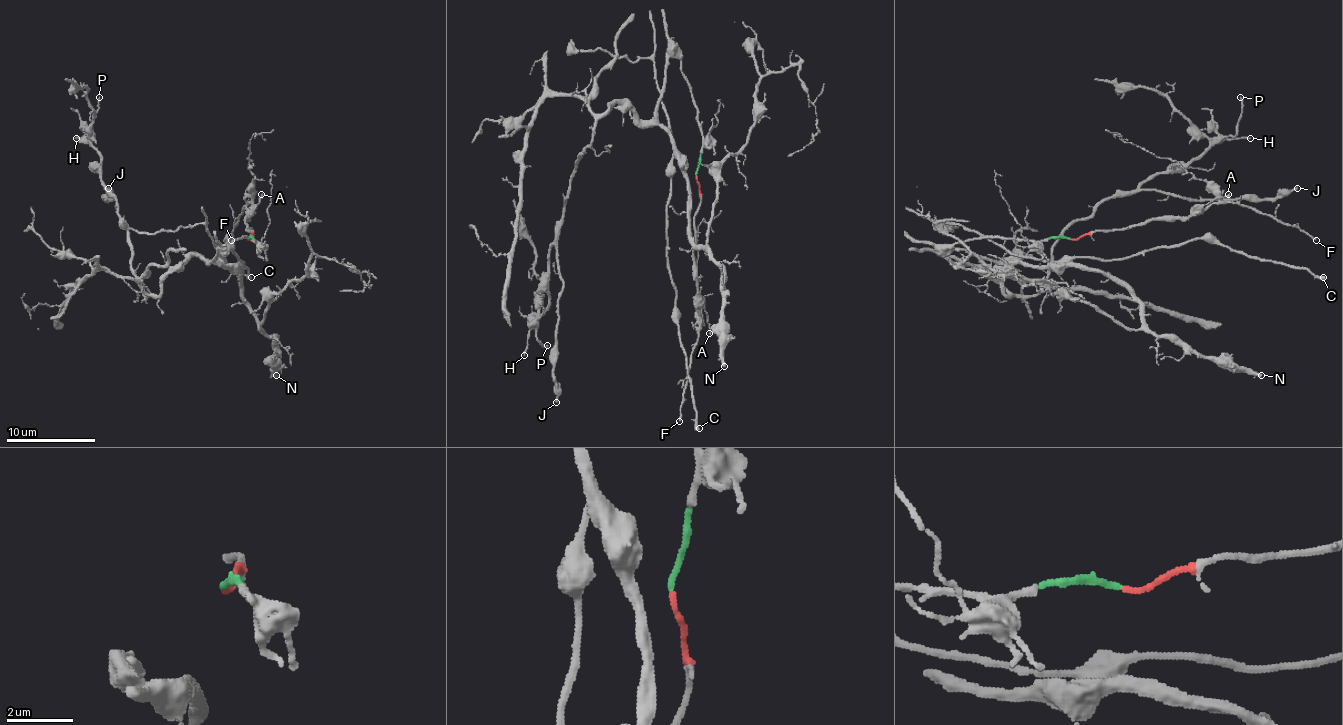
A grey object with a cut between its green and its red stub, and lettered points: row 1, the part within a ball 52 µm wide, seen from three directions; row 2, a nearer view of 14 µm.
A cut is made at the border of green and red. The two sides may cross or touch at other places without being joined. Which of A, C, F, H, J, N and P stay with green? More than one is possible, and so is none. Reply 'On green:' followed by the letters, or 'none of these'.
On green: C, H, J, N, P

